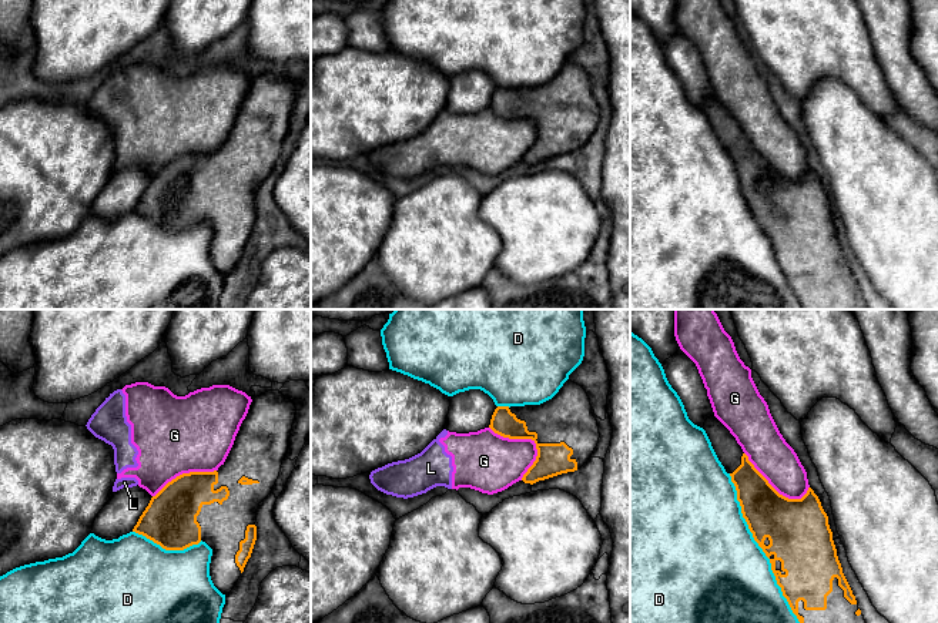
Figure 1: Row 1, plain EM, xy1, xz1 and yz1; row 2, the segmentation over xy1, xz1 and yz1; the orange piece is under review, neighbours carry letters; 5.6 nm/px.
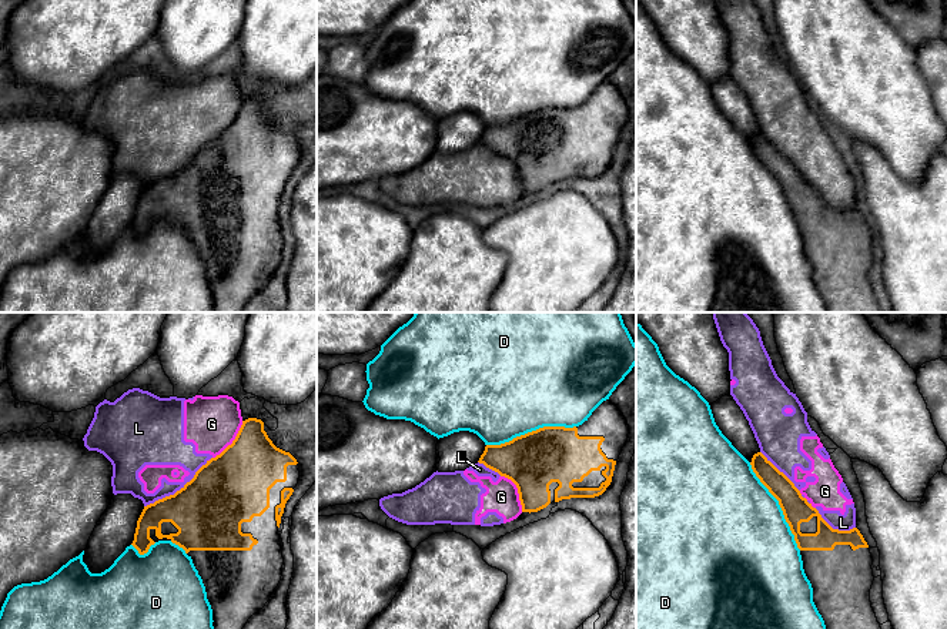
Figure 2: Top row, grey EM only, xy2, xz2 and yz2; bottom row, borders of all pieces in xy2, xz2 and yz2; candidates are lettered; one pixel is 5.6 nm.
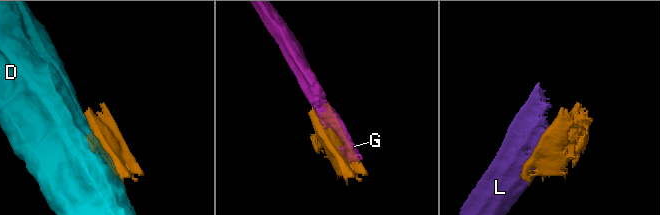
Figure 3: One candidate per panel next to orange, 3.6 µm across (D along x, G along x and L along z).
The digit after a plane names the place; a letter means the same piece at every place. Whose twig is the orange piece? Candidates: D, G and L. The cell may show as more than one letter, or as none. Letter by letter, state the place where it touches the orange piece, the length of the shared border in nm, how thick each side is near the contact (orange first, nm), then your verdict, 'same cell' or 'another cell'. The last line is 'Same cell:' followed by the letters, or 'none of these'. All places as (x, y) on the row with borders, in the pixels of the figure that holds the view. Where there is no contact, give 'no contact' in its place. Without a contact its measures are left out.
D: contact yz1 (760, 546); length 950 nm; calibres 360 and 500 nm; another cell
G: contact xz1 (531, 438); length 360 nm; calibres 180 and 300 nm; another cell
L: contact xy2 (177, 491); length 440 nm; calibres 400 and 190 nm; another cell
Same cell: none of these

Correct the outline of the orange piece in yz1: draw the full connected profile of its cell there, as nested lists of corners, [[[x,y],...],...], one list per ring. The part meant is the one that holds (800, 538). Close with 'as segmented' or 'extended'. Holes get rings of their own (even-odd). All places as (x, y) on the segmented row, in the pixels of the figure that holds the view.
[[[716,416],[707,418],[703,429],[731,476],[743,518],[770,559],[777,585],[798,622],[865,623],[814,490],[808,488],[801,499],[780,495]]]; extended

